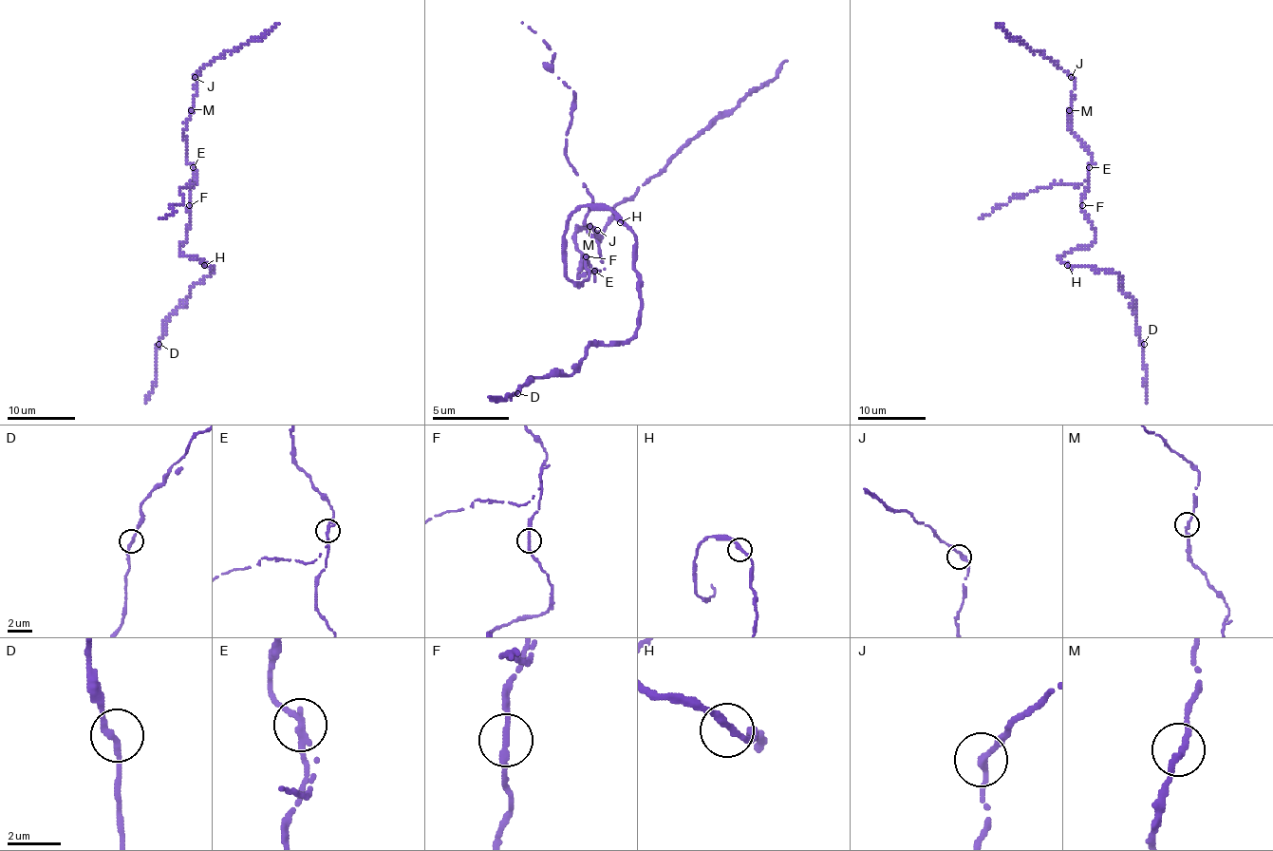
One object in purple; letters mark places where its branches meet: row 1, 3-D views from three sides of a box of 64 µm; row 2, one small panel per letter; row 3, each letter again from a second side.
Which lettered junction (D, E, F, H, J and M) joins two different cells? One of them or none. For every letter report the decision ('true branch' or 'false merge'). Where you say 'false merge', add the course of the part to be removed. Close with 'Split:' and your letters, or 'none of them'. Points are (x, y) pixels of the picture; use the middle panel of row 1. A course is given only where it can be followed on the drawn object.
D: true branch
E: false merge | (593, 272), (605, 268), (586, 230), (593, 195), (567, 153), (574, 92), (552, 73), (552, 50), (521, 24)
F: true branch
H: true branch
J: true branch
M: true branch
Split: E

